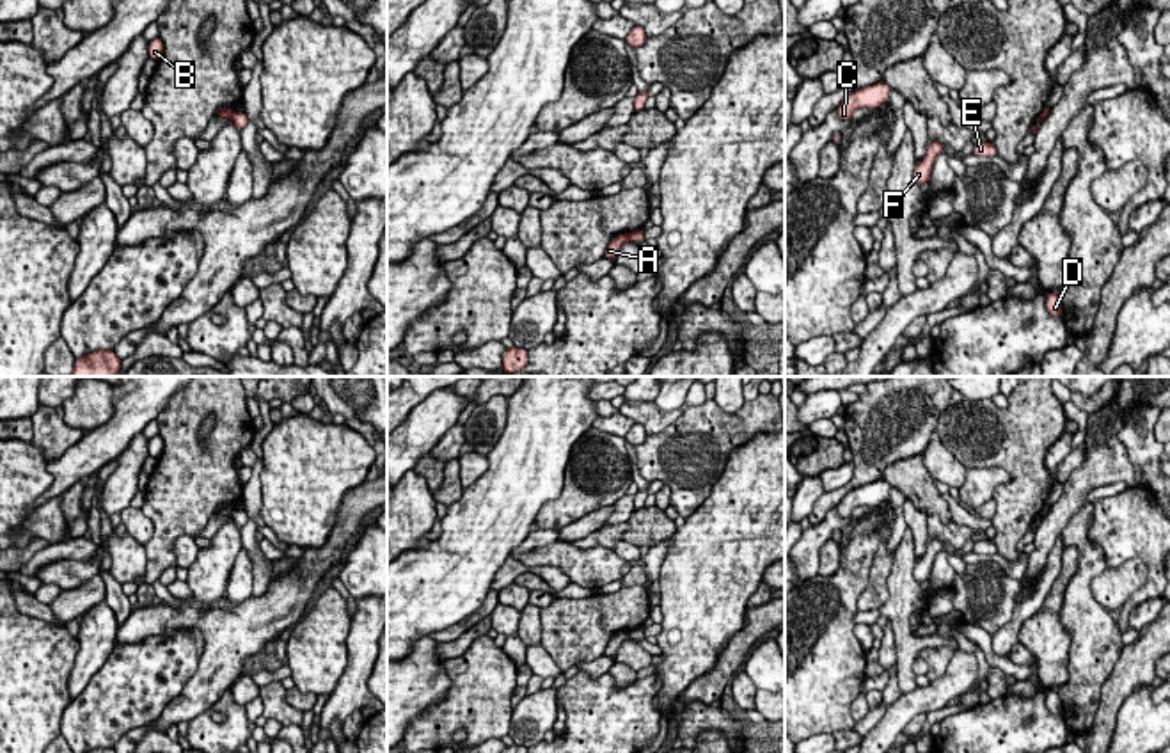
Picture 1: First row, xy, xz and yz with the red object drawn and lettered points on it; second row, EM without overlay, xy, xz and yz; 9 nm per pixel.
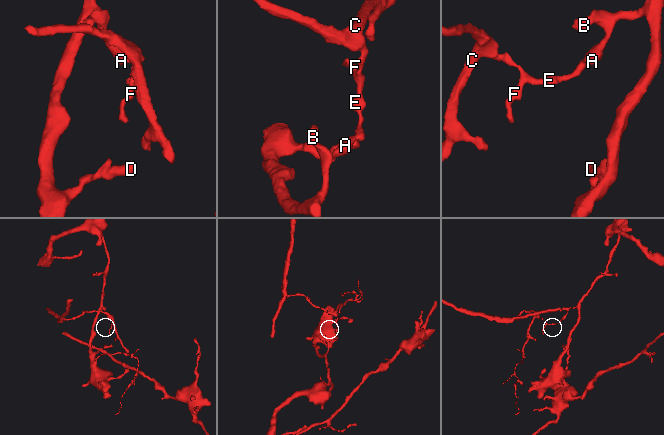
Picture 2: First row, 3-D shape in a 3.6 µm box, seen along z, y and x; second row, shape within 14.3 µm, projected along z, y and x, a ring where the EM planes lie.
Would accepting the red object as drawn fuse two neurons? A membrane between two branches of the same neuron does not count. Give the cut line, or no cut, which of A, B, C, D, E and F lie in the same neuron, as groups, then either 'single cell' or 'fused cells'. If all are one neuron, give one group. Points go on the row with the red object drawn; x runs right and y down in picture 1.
cut in xy along (233, 112), (229, 118); A B D / C E F; fused cells

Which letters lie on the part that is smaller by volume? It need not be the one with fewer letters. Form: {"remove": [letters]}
{"remove": ["C", "E", "F"]}

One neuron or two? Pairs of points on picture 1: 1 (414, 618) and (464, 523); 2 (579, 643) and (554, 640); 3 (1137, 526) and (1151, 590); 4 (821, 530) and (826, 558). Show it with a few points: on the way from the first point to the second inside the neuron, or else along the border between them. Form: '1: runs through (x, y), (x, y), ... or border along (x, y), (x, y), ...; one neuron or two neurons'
1: runs through (428, 595), (464, 560), (464, 546); one neuron
2: runs through (574, 640), (560, 640); one neuron
3: runs through (1151, 542), (1151, 574); one neuron
4: border along (830, 537), (821, 549), (817, 572); two neurons

